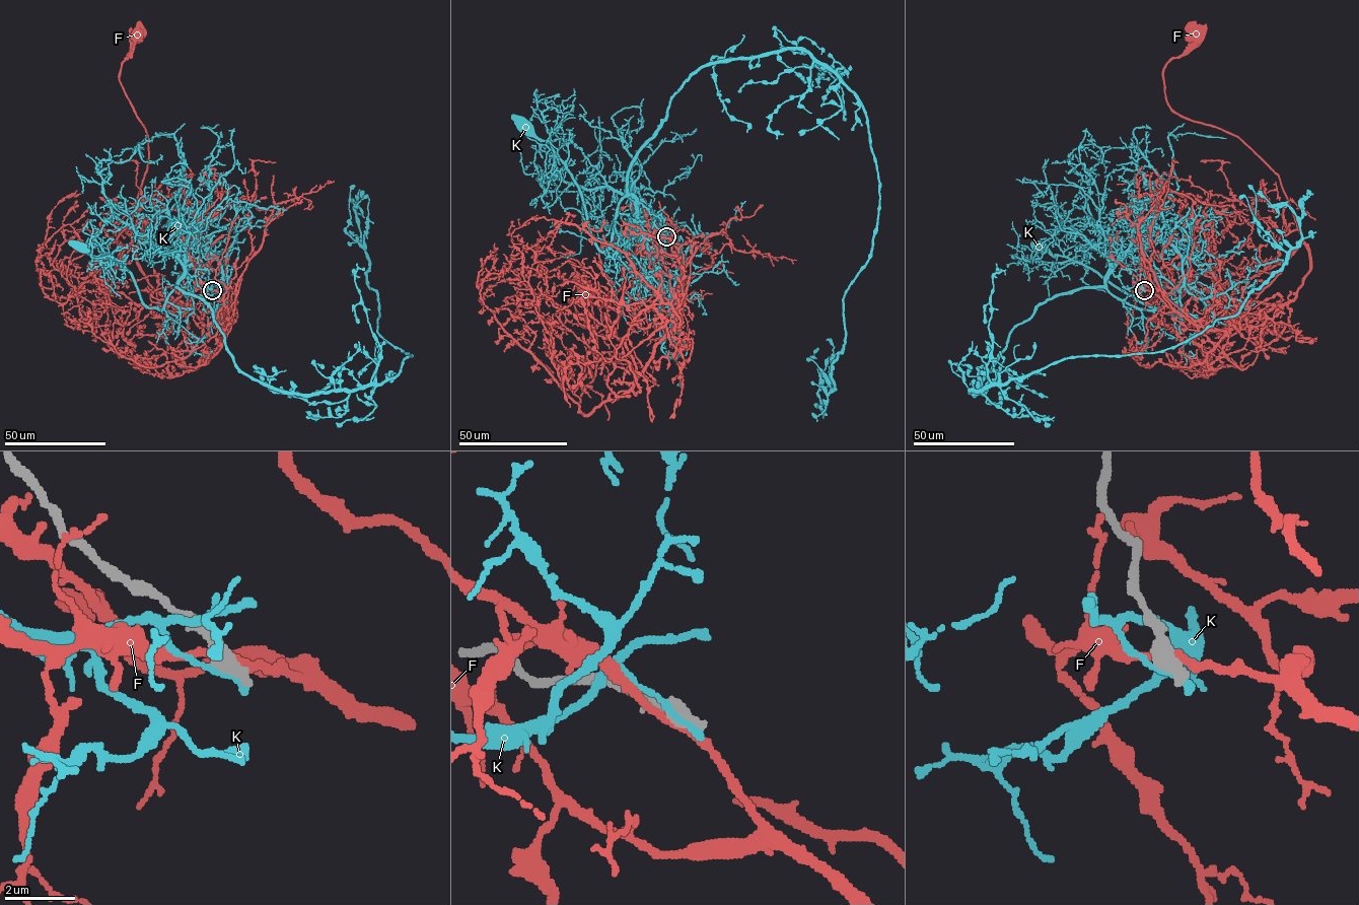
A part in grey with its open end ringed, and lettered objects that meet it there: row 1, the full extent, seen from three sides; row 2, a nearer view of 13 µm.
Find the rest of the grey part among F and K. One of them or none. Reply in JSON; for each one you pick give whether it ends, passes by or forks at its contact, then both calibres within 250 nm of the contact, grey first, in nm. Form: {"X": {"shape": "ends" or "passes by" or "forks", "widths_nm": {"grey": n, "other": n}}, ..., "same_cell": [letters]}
{"same_cell": []}

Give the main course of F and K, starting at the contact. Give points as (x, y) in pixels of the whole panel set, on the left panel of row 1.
F: (211, 289), (223, 295), (224, 330), (162, 296), (137, 263), (132, 216), (148, 137), (120, 71), (140, 33)
K: (212, 290), (188, 276), (187, 254), (185, 272), (163, 307), (149, 307), (120, 263), (77, 246)

